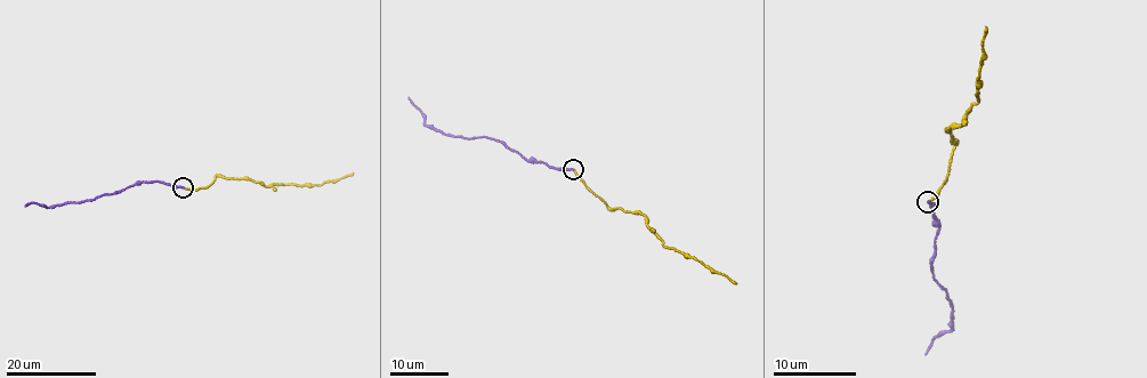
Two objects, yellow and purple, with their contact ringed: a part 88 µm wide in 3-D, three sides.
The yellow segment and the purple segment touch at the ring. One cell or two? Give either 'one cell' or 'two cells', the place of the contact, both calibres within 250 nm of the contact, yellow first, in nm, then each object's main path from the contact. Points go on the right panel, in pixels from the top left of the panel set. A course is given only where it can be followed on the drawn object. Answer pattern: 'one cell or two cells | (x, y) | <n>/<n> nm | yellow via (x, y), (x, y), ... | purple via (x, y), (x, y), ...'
two cells | (928, 202) | 170/240 nm | yellow via (929, 201), (945, 184), (954, 144), (945, 129), (964, 122), (977, 101), (985, 25) | purple via (927, 201), (939, 223), (934, 280), (947, 290), (954, 318), (926, 354)

